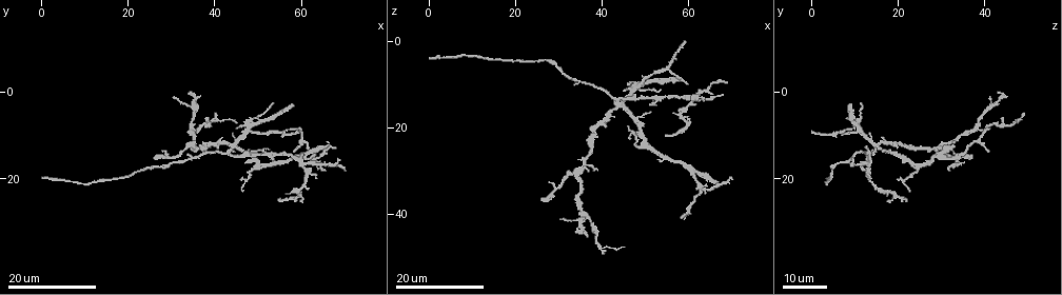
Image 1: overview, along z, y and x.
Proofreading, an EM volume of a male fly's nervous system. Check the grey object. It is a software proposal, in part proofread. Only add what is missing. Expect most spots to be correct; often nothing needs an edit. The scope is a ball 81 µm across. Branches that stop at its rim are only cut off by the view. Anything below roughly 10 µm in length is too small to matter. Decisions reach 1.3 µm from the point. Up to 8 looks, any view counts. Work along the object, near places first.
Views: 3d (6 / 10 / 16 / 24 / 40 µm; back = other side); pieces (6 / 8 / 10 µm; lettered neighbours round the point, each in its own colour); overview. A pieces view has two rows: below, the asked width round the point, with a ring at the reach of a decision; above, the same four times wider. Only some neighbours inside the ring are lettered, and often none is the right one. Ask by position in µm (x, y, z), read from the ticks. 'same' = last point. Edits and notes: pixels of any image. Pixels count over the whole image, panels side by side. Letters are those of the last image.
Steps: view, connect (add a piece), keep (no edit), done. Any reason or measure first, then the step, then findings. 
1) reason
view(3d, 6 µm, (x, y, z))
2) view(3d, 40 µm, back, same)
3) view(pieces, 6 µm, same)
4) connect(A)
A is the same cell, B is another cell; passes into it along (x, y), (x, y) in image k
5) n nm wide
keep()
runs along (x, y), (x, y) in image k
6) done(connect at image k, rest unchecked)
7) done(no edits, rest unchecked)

tapers out
view(3d, 16 µm, (51.5, 13.5, 16.5))

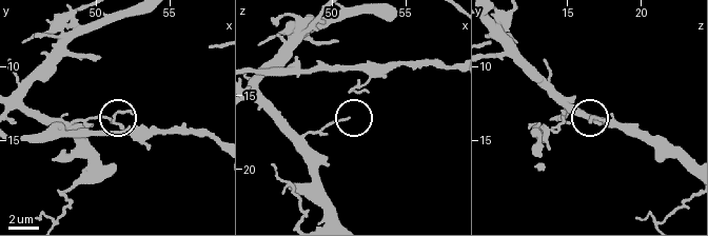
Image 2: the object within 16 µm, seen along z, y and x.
view(pieces, 8 µm, (51.2, 13.6, 16.6))

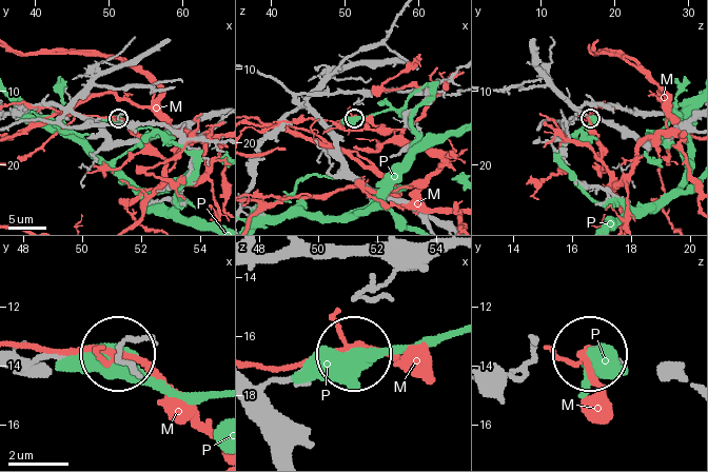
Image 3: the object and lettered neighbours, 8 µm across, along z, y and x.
keep()
M and P are other cells; runs along (295, 98), (328, 124), (352, 118) in image 3; no lettered piece goes on from it

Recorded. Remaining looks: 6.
branch stops here
view(3d, 16 µm, (46.0, 7.5, 10.0))

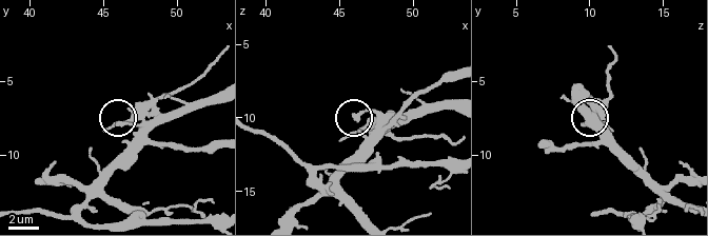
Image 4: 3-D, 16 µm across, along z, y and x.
see the neighbours
view(pieces, 6 µm, (46.2, 8.0, 9.8))

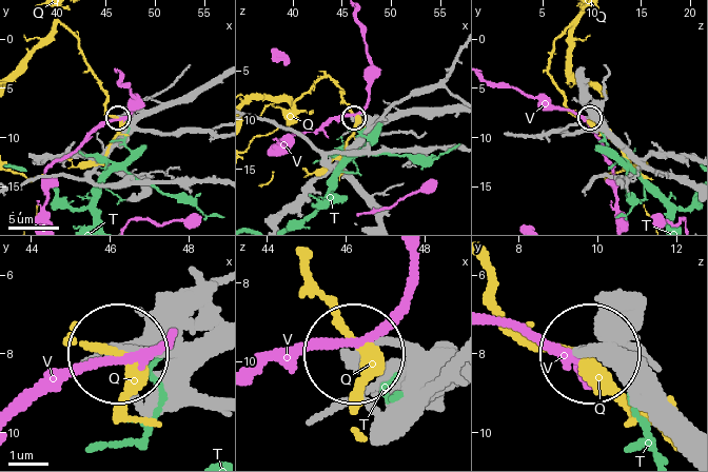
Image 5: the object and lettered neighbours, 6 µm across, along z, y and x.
keep()
Q, T and V are other cells; runs along (377, 431), (400, 380), (357, 351) in image 5; none of them fits

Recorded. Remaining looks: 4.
an open end
view(3d, 24 µm, (59.5, 25.0, 17.5))

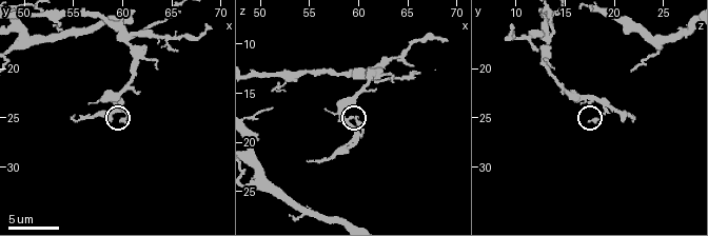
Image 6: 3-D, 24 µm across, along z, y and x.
see the neighbours
view(pieces, 6 µm, (59.6, 25.6, 17.4))

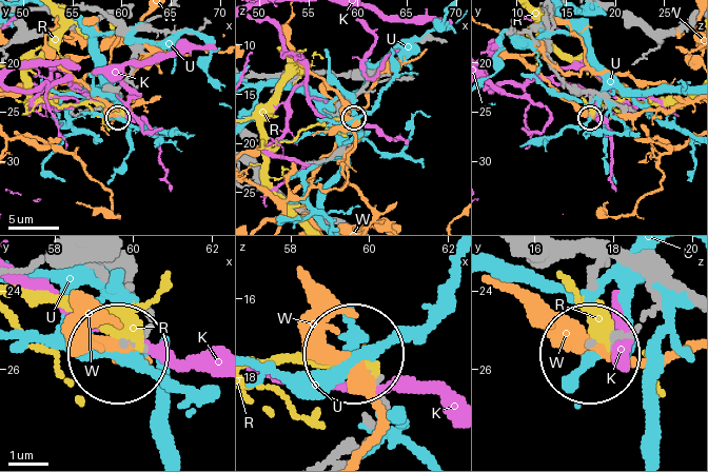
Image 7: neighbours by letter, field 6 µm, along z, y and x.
keep()
K, R, U and W are other cells; no lettered piece goes on from it

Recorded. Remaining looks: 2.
thin end
view(3d, 16 µm, (28.0, 13.0, 32.5))

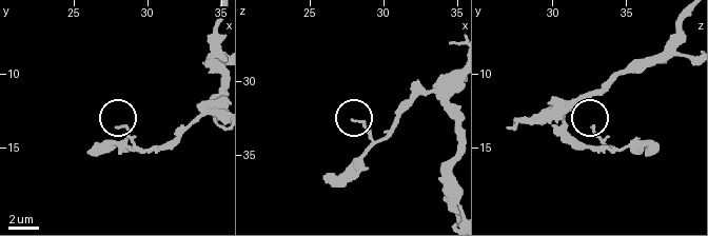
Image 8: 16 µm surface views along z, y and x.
view(pieces, 8 µm, (28.0, 13.4, 32.8))

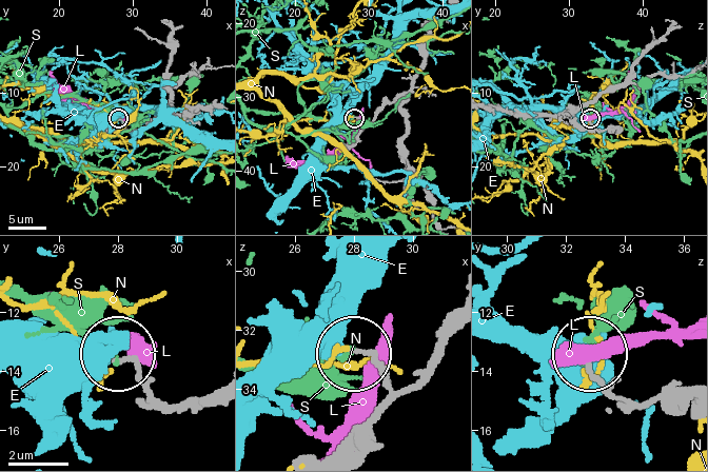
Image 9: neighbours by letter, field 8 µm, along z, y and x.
160 nm wide
keep()
E, L, N and S are other cells; runs along (450, 337), (408, 386), (357, 353) in image 9; none of them fits

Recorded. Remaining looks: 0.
done(no edits, rest unchecked)

